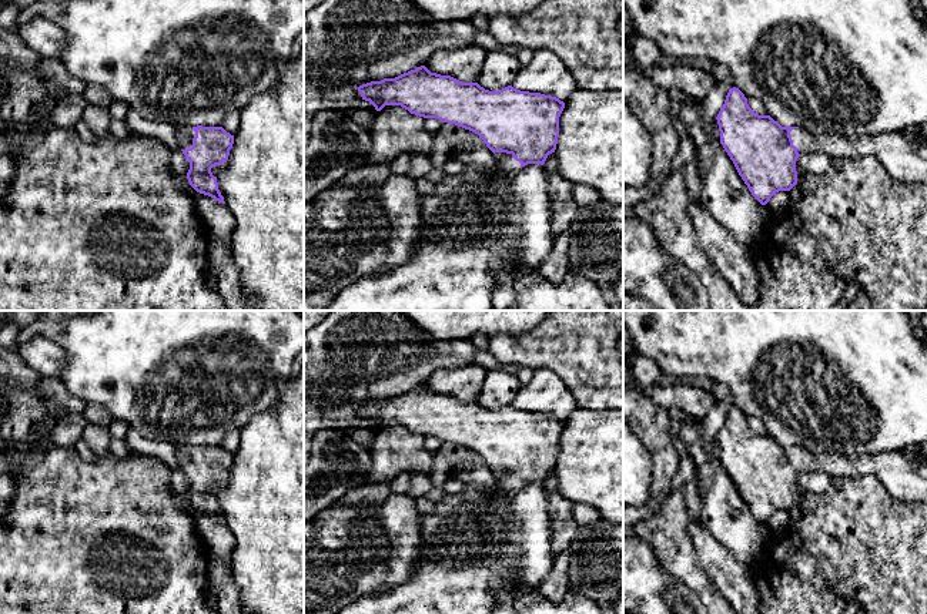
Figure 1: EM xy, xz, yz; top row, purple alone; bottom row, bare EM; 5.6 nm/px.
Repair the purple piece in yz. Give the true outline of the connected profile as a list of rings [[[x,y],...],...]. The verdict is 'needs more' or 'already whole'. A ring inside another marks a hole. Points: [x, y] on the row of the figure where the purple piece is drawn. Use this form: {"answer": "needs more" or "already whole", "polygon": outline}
{"answer": "needs more", "polygon": [[[729,90],[717,117],[720,144],[733,161],[752,195],[766,205],[779,191],[790,191],[797,184],[796,161],[806,154],[826,154],[837,160],[874,157],[890,178],[927,185],[927,144],[918,144],[913,131],[879,135],[811,135],[799,127],[782,127],[770,115],[756,114],[744,94]]]}

